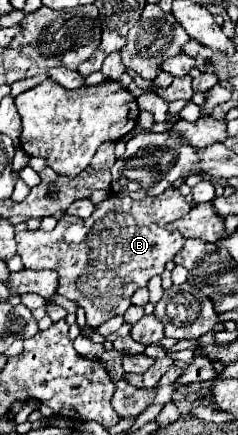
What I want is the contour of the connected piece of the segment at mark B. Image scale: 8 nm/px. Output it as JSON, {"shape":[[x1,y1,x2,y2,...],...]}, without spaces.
{"shape":[[175,188,143,200,113,194,85,220,63,214,53,232,17,232,17,254,25,268,55,270,59,274,57,294,77,302,87,314,87,324,97,328,111,316,123,316,131,306,133,292,147,286,151,276,161,274,165,264,183,248,185,238,179,232,165,230,165,224,181,218,189,208,185,196]]}

